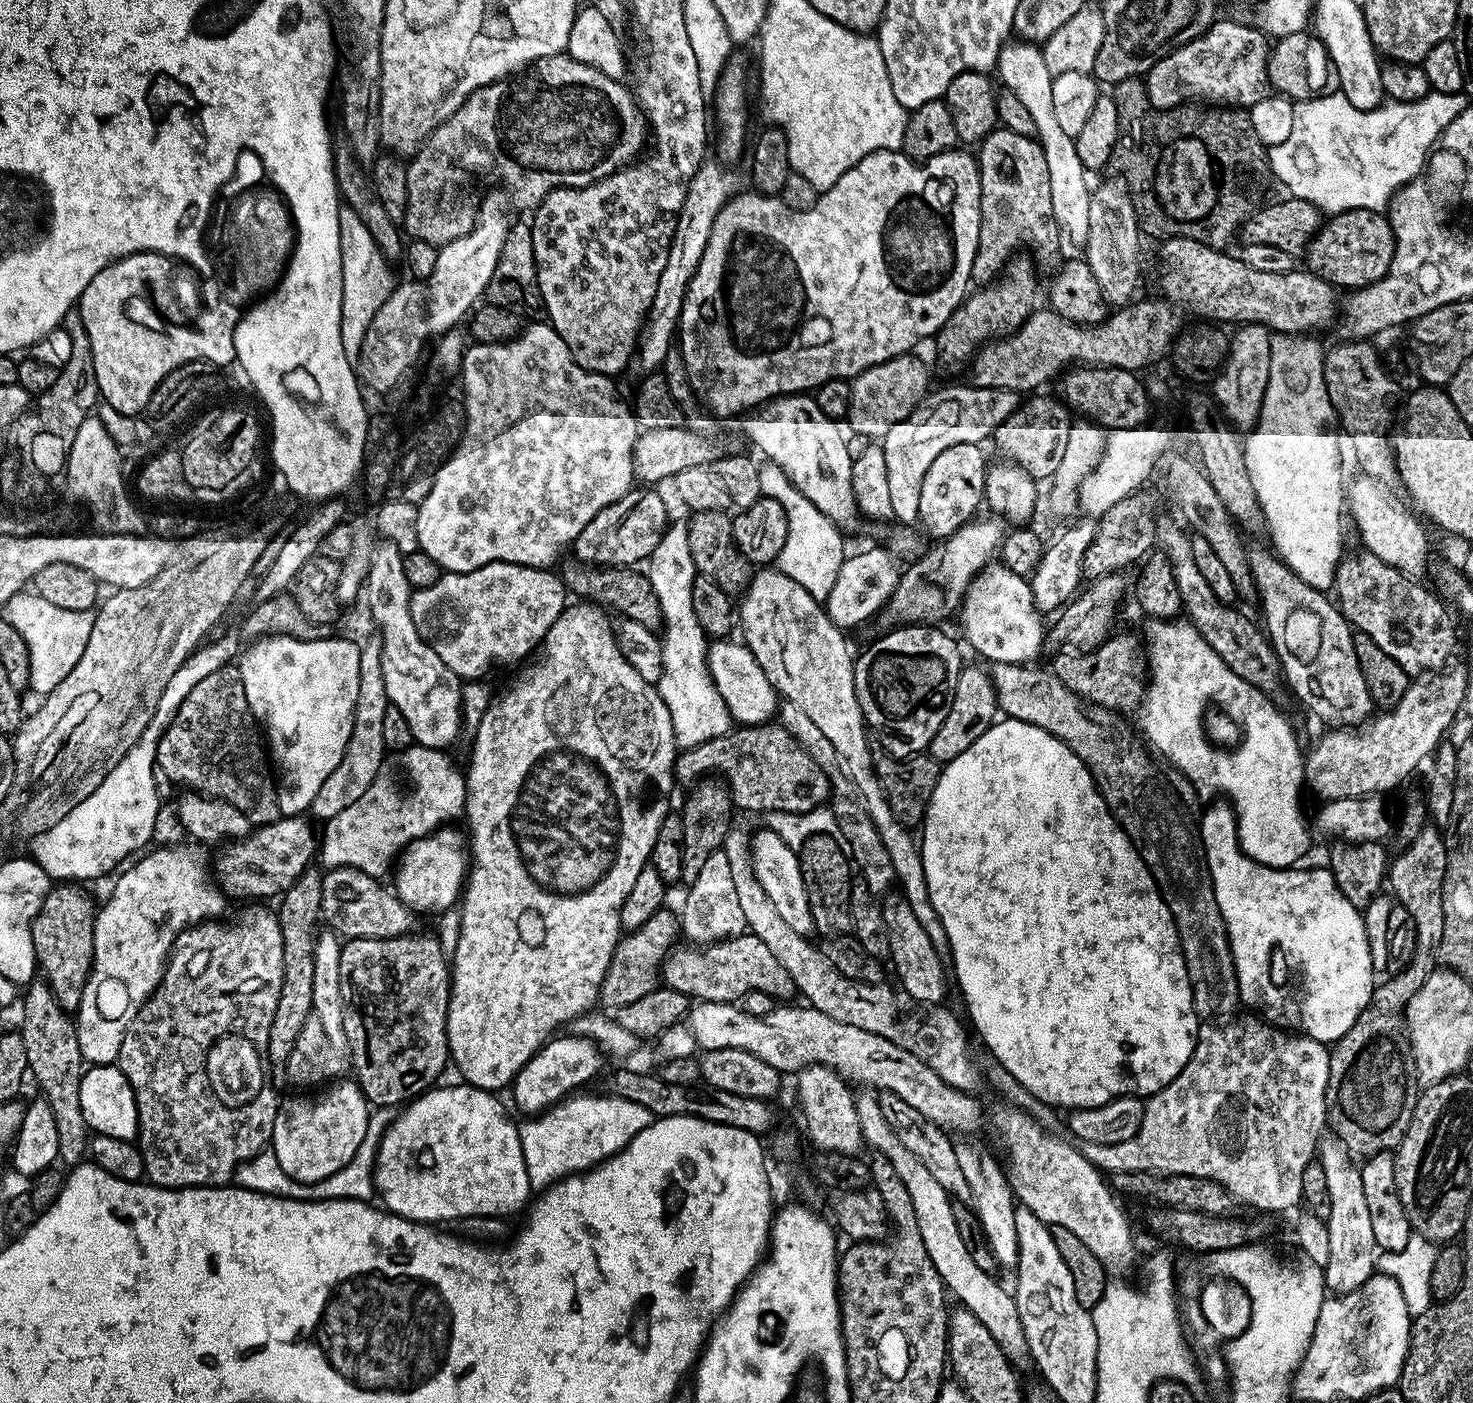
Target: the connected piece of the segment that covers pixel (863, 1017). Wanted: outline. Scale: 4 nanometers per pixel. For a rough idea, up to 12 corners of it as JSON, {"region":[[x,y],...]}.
{"region":[[749,833],[722,850],[747,931],[811,1007],[910,1050],[979,1093],[968,1034],[944,1006],[838,974],[774,910]]}

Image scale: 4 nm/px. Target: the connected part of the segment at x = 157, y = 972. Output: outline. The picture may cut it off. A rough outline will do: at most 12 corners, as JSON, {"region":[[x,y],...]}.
{"region":[[199,843],[153,847],[99,905],[74,1013],[89,1065],[164,979],[178,934],[223,917]]}

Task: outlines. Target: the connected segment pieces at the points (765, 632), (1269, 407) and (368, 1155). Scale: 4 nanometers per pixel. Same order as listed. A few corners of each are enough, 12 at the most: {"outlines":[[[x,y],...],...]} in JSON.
{"outlines":[[[775,566],[738,604],[772,687],[834,745],[940,957],[917,837],[872,767],[854,652],[825,605]],[[1276,334],[1243,441],[1275,551],[1311,588],[1342,559],[1325,349]],[[392,1108],[371,1109],[366,1138],[328,1180],[300,1184],[270,1150],[236,1167],[235,1187],[290,1200],[363,1200]]]}

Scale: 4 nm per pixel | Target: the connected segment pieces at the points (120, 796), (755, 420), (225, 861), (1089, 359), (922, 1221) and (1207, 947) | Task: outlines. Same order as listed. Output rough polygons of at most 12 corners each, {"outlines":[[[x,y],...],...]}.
{"outlines":[[[232,628],[174,672],[142,738],[58,826],[31,841],[53,881],[115,873],[153,843],[156,744]],[[808,394],[744,424],[837,528],[858,521],[841,425]],[[281,815],[214,860],[229,897],[287,891],[313,863],[315,832]],[[1167,299],[1103,324],[1033,311],[970,364],[978,388],[1043,389],[1069,366],[1140,368],[1182,331]],[[879,1099],[856,1110],[864,1144],[894,1162],[926,1254],[1013,1368],[1029,1367],[1015,1295],[970,1258],[953,1197],[898,1142]],[[991,665],[999,711],[1062,741],[1178,930],[1201,1018],[1241,1007],[1187,802],[1121,713]]]}

